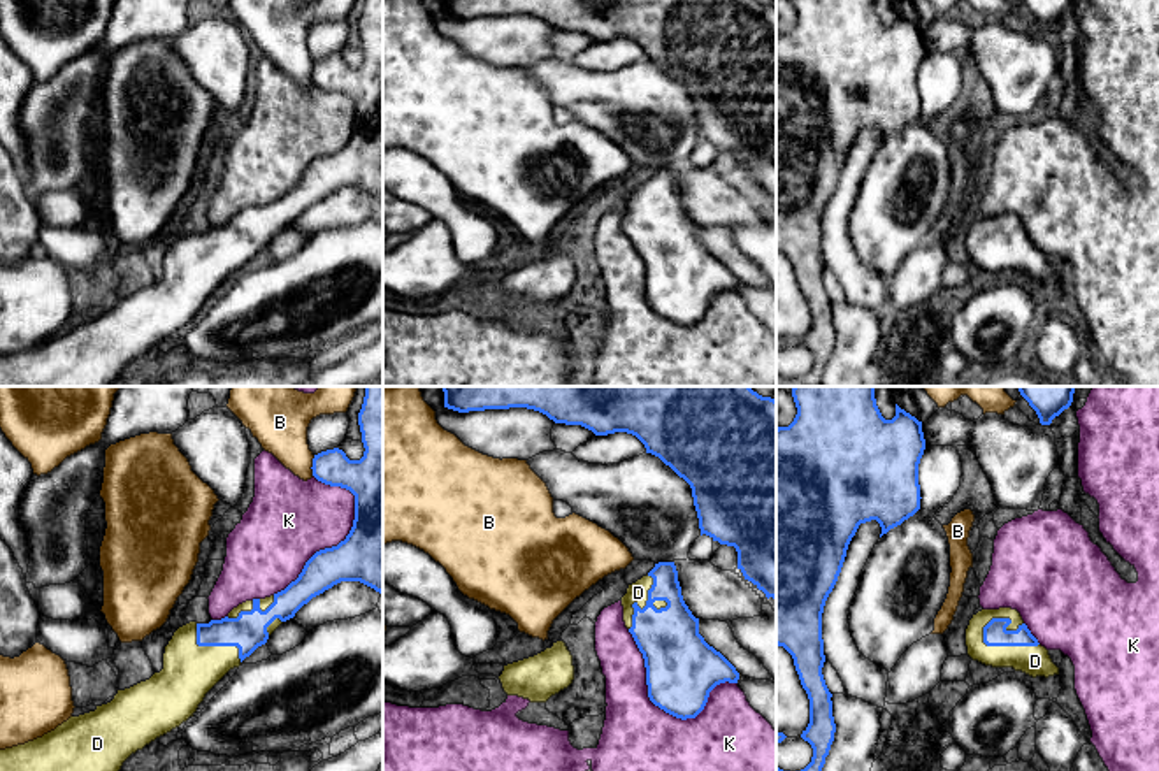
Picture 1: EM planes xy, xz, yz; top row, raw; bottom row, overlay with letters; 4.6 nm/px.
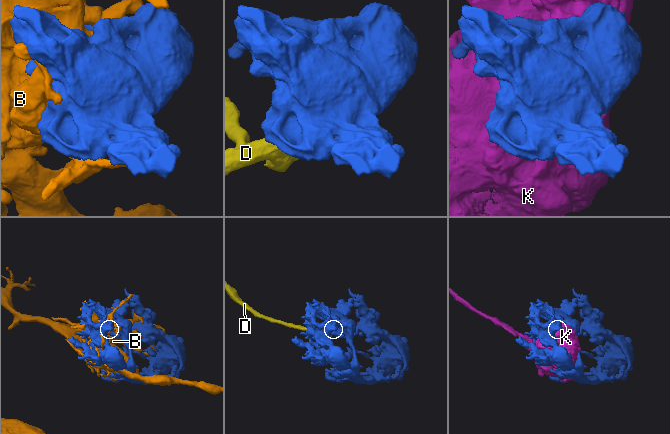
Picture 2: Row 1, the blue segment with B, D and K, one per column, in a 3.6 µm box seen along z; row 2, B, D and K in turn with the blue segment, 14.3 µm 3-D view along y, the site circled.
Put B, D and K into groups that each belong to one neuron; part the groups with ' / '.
B / D / K

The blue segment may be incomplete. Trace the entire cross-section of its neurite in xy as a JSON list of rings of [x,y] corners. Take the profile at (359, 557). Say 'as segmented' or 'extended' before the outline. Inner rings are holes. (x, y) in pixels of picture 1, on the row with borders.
extended | [[[365,386],[358,425],[365,448],[360,460],[349,460],[342,450],[334,448],[314,455],[311,467],[318,481],[355,495],[355,520],[344,541],[316,551],[284,590],[246,601],[221,620],[179,627],[165,646],[160,673],[118,690],[111,703],[70,717],[42,738],[0,750],[0,771],[119,771],[132,753],[193,717],[205,694],[313,597],[341,581],[360,581],[383,595],[383,386]]]

